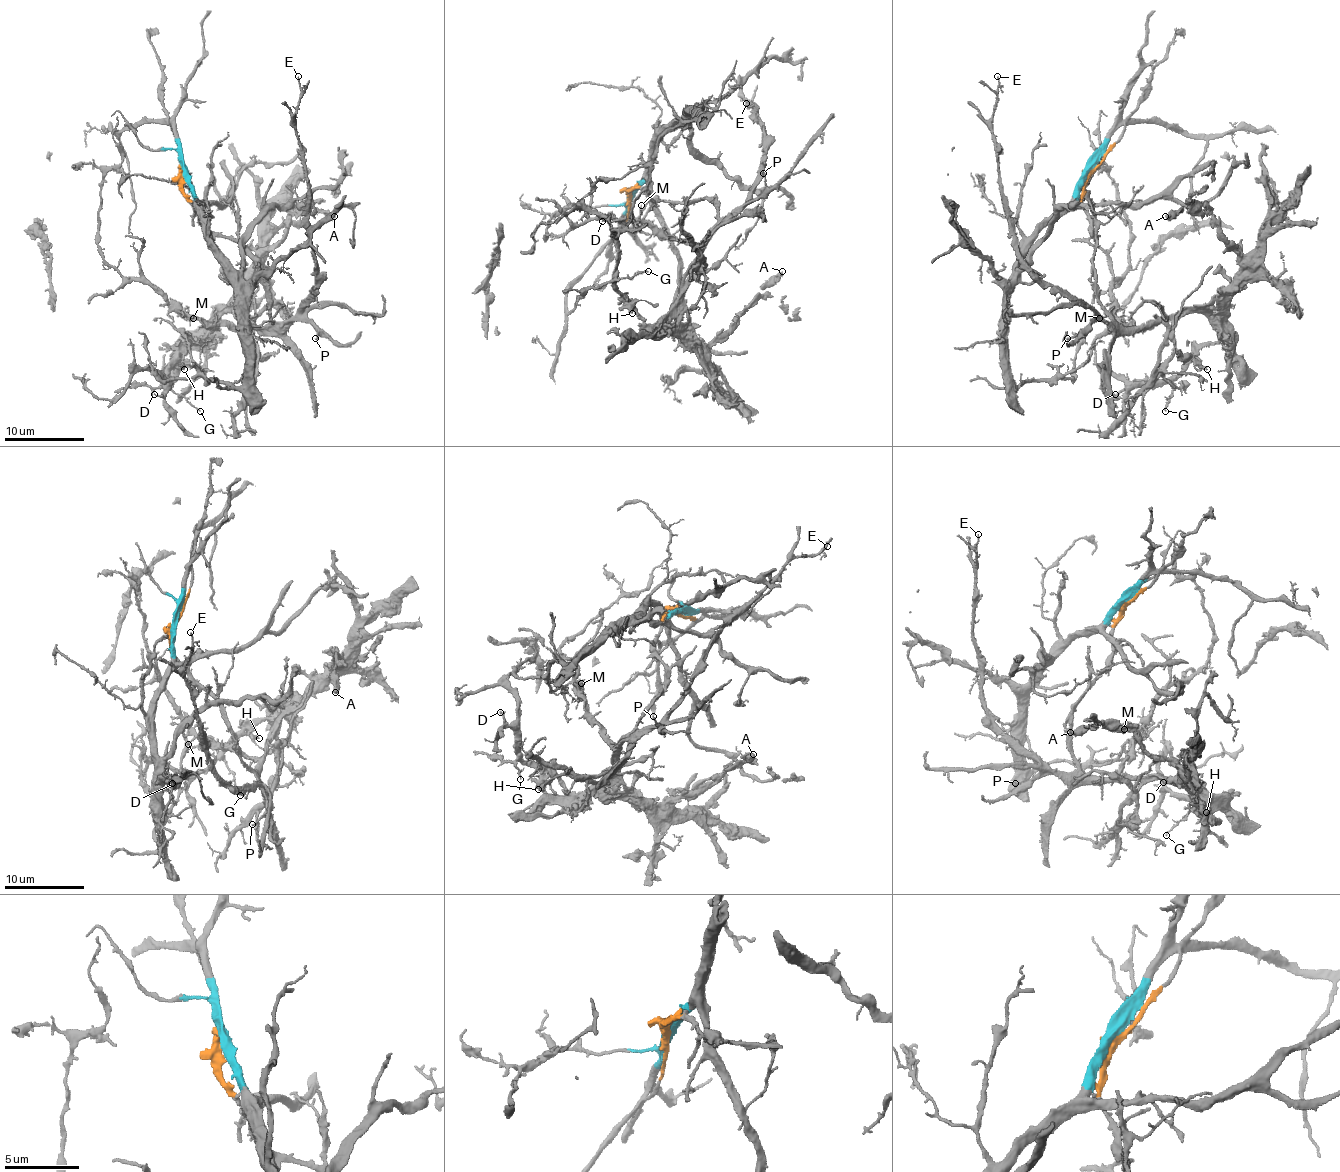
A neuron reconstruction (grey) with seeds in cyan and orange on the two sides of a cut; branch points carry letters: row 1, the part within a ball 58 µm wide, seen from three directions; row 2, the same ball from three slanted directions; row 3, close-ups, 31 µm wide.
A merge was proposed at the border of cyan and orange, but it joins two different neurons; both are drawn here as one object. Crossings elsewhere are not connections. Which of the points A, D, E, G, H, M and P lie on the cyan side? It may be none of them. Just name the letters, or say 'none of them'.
none of them

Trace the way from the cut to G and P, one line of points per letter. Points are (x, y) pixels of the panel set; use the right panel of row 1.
G: (1090, 169), (1082, 199), (1096, 237), (1100, 306), (1132, 328), (1202, 312), (1217, 330), (1180, 376), (1166, 411)
P: (1090, 169), (1082, 207), (1096, 237), (1092, 266), (1098, 302), (1112, 320), (1094, 320), (1082, 332), (1066, 338)

